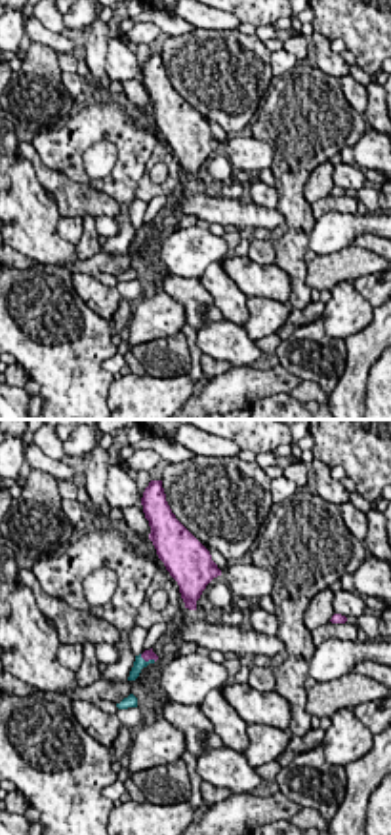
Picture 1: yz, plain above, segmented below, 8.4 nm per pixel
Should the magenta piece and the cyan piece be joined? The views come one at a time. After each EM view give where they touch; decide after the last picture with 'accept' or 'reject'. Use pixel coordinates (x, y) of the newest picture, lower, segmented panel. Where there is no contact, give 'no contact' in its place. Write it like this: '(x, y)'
(147, 660)

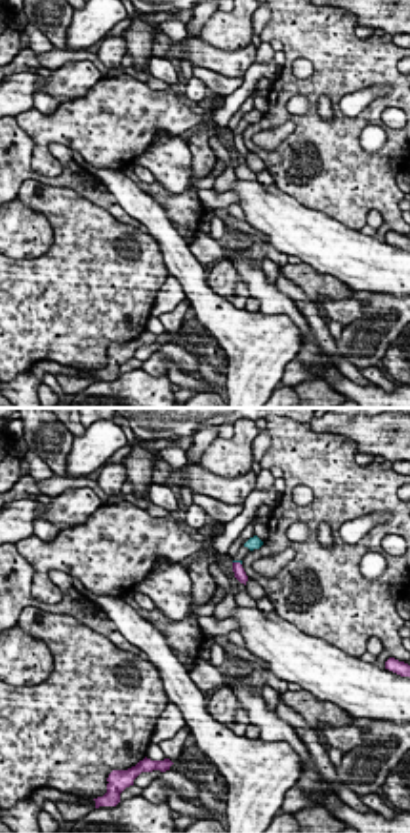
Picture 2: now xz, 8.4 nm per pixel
(237, 563)

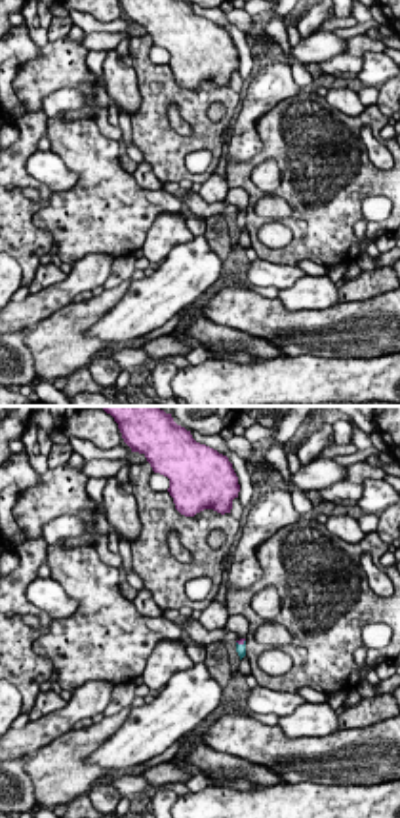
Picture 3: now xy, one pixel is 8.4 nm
(240, 643)

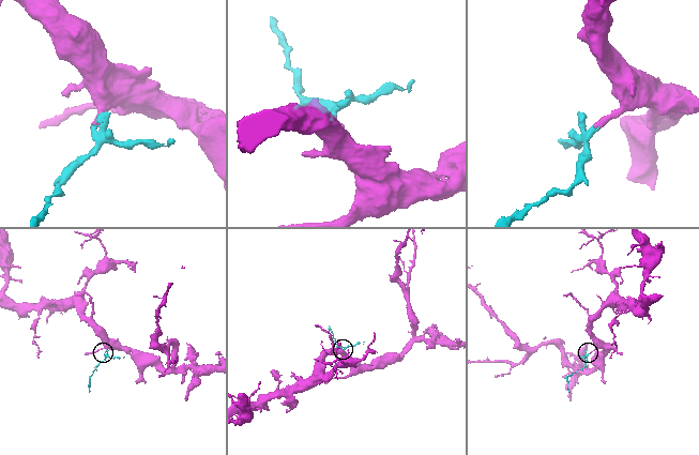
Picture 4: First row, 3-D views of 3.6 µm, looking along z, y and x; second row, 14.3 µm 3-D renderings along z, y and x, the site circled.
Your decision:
accept

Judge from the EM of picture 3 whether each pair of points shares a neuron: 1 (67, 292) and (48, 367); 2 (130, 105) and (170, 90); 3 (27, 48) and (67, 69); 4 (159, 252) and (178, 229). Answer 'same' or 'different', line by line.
1: different
2: different
3: different
4: same

